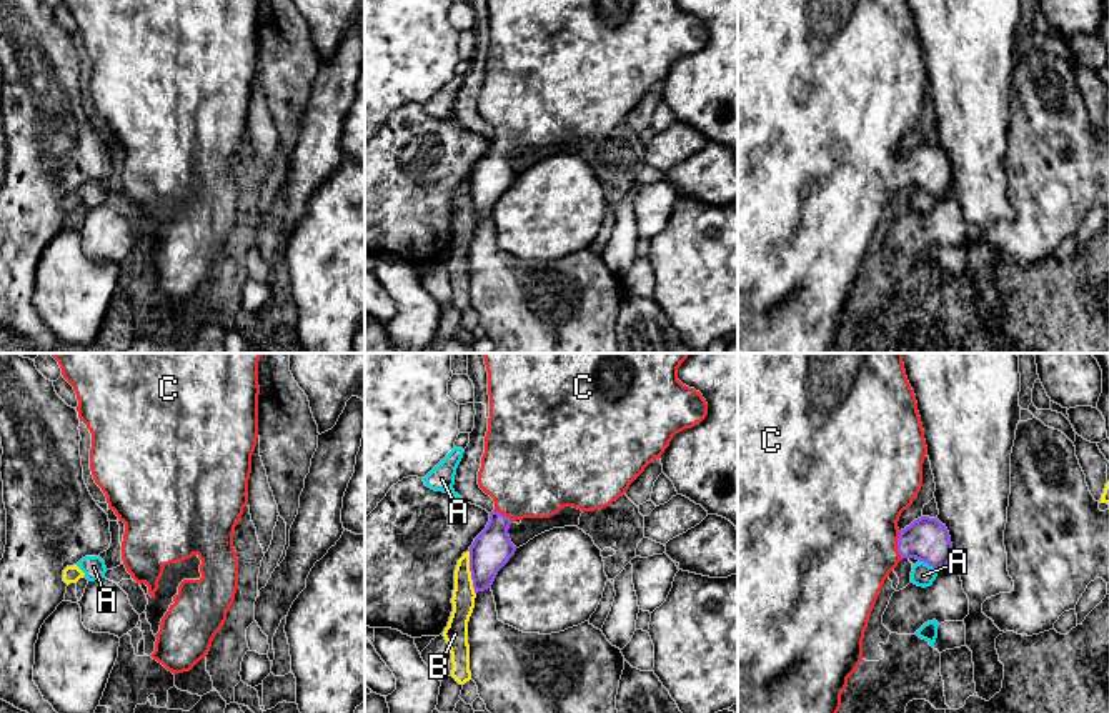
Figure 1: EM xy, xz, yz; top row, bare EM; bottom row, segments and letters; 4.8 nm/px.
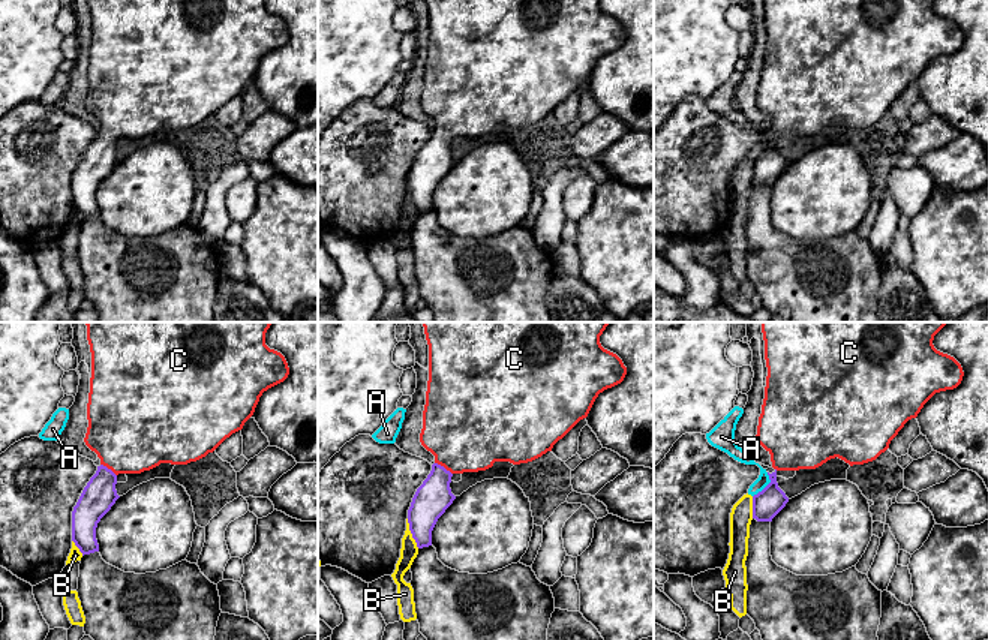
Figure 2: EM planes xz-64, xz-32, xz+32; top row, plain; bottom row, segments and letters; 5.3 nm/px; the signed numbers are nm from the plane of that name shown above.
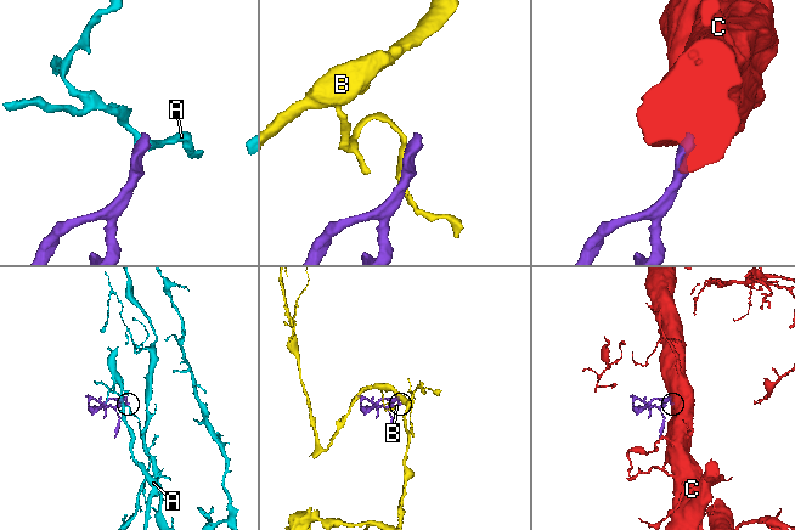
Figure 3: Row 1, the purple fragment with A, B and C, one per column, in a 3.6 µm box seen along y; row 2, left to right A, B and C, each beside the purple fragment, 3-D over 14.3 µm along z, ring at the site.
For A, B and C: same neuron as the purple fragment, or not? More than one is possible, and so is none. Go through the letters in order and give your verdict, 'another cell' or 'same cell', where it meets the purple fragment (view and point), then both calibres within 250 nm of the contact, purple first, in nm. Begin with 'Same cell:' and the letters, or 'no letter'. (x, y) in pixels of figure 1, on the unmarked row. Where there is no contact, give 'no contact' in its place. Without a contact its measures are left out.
Same cell: C
A: another cell | yz (928, 190) | 220/110 nm
B: another cell | xz (470, 197) | 190/110 nm
C: same cell | yz (898, 172) | 220/500 nm

